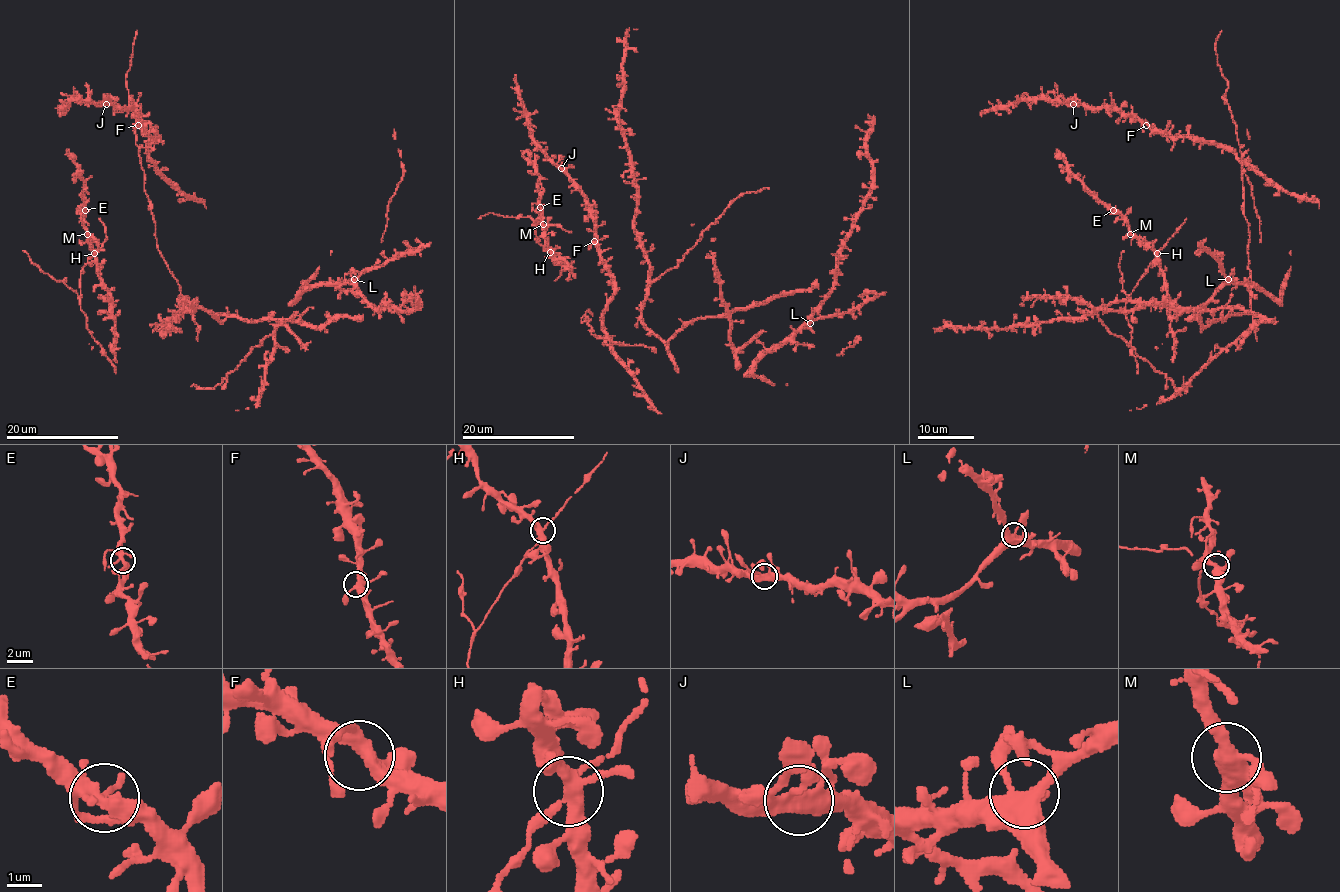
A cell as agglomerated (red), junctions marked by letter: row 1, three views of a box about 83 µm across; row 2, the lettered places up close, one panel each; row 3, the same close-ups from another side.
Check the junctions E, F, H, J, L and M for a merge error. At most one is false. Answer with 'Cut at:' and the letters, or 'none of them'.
Cut at: none of them

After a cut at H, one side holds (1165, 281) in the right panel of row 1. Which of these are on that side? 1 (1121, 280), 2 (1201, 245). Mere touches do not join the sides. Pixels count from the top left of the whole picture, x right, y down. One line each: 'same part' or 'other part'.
1: other part
2: same part

